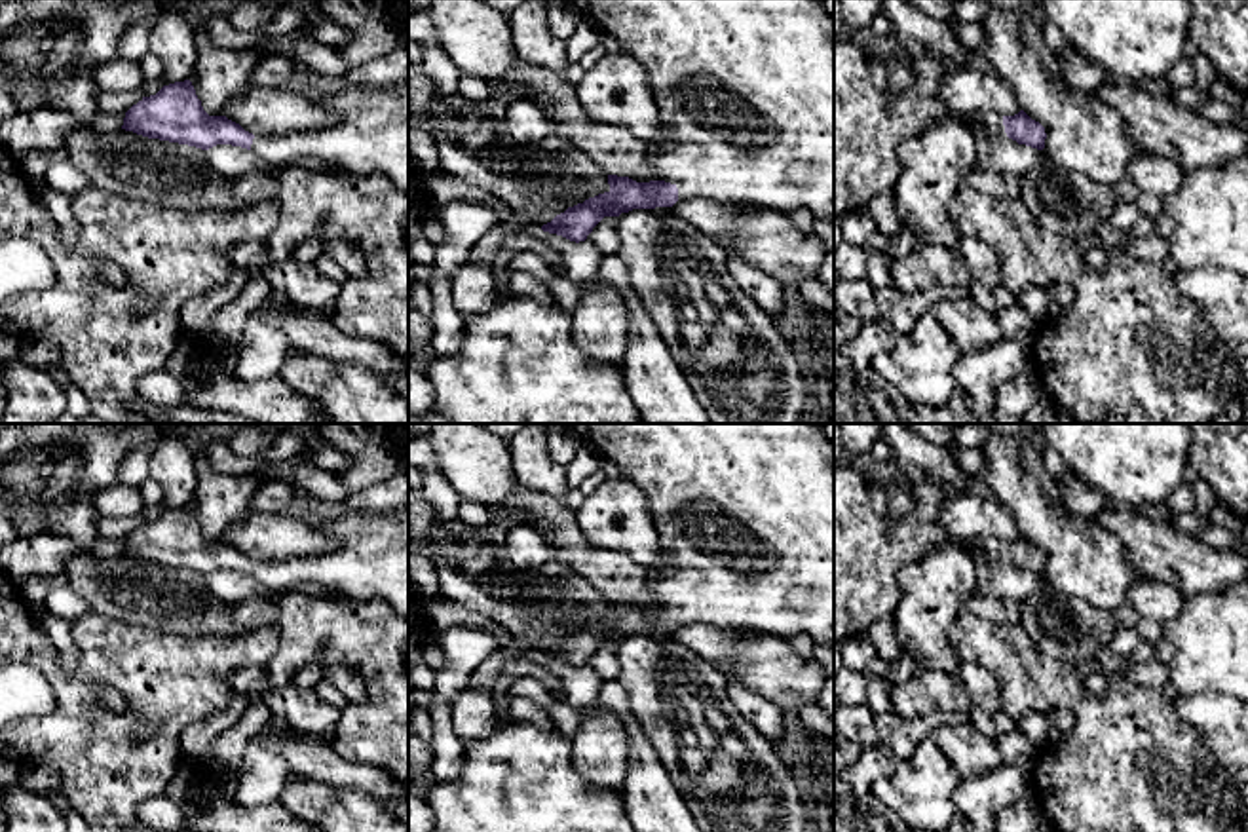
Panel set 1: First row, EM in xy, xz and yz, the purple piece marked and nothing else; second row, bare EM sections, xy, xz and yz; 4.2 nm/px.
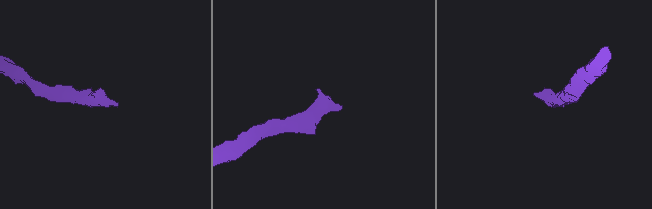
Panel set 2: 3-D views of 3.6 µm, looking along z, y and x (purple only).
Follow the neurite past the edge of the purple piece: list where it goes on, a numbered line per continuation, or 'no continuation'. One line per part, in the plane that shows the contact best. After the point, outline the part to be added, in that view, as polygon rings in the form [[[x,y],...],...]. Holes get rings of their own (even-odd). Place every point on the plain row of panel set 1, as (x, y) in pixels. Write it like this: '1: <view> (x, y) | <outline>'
1: xz (745, 511) | [[[819,424],[566,425],[644,492],[661,543],[661,562],[648,568],[650,593],[678,614],[678,625],[807,634],[834,648],[834,441]]]

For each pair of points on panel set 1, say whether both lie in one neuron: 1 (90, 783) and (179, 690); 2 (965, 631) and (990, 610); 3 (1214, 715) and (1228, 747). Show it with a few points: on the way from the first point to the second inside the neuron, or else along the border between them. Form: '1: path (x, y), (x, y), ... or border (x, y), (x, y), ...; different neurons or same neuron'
1: path (120, 768), (135, 766), (170, 732), (171, 720); same neuron
2: border (964, 608), (998, 624), (1017, 624); different neurons
3: path (1222, 722), (1228, 728), (1228, 739); same neuron

